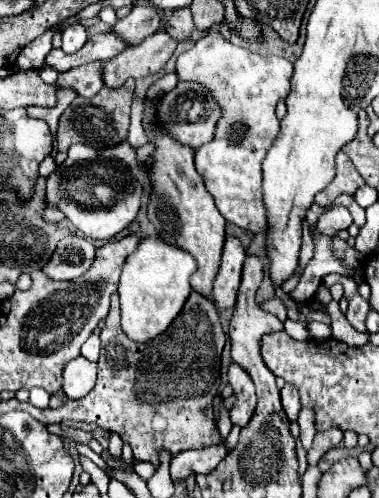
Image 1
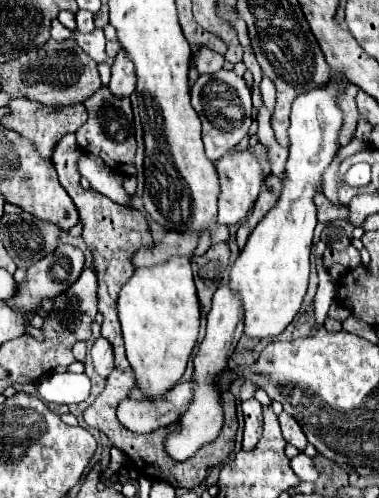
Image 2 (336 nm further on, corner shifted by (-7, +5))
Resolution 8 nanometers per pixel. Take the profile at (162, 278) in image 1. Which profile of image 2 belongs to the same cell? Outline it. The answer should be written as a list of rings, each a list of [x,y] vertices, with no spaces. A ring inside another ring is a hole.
[[[173,258],[161,266],[137,268],[121,288],[117,306],[127,360],[135,372],[137,388],[145,392],[151,402],[163,400],[181,380],[199,338],[201,312],[191,262],[187,258]]]

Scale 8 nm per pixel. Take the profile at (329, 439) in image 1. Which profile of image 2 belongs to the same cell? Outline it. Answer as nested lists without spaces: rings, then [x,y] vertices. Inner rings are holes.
[[[297,454],[297,456],[291,460],[291,468],[293,468],[293,472],[297,474],[297,478],[299,478],[299,480],[315,482],[315,480],[317,480],[317,476],[319,476],[317,468],[313,468],[311,458],[309,458],[309,456],[305,456],[305,454]]]

